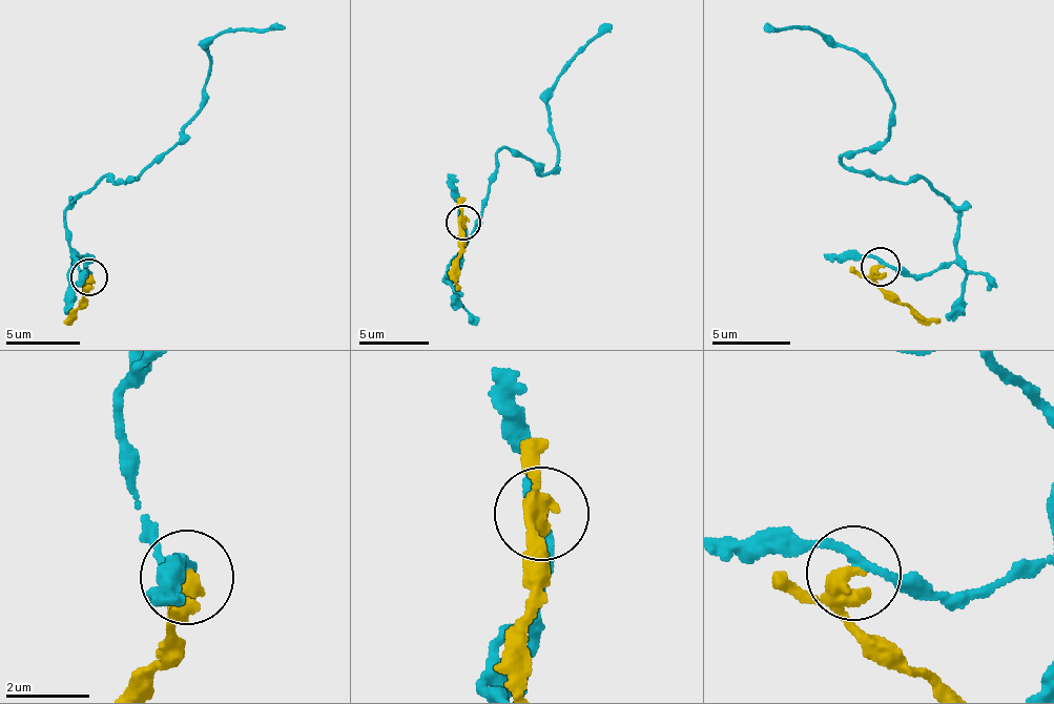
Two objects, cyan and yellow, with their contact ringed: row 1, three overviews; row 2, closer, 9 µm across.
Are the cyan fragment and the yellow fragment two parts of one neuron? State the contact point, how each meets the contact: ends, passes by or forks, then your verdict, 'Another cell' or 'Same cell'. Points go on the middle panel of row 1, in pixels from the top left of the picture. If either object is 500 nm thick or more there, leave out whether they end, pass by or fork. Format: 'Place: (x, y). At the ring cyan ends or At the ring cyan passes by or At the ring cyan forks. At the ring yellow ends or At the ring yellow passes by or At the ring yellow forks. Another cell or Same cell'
Place: (463, 222). At the ring cyan passes by. At the ring yellow forks. Another cell

